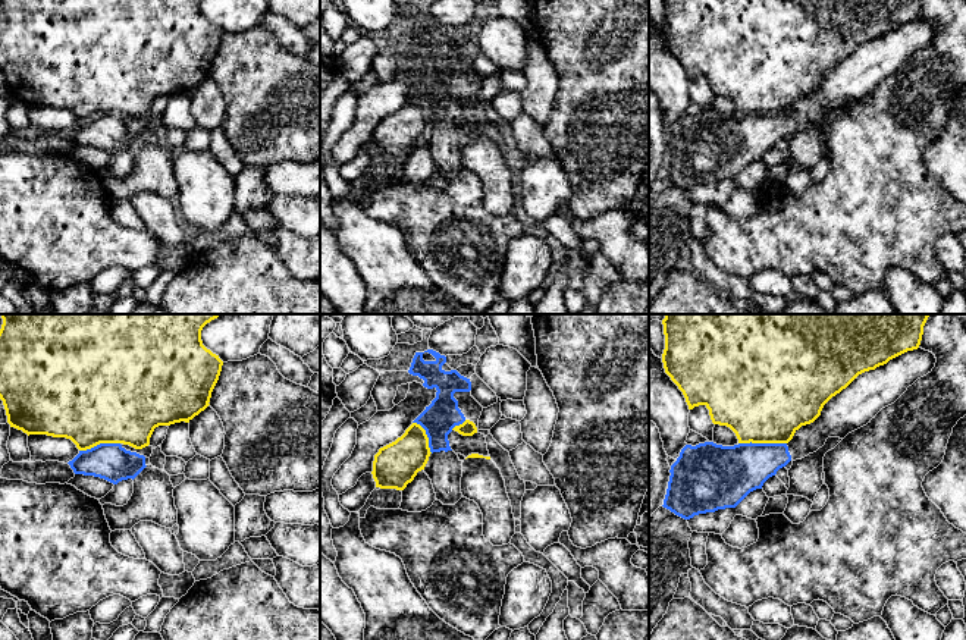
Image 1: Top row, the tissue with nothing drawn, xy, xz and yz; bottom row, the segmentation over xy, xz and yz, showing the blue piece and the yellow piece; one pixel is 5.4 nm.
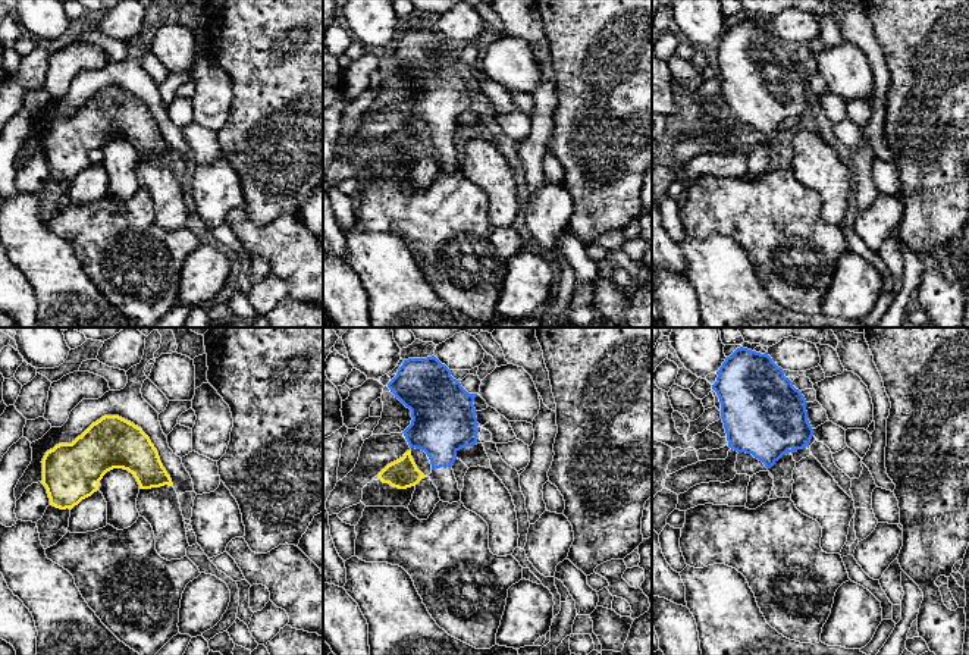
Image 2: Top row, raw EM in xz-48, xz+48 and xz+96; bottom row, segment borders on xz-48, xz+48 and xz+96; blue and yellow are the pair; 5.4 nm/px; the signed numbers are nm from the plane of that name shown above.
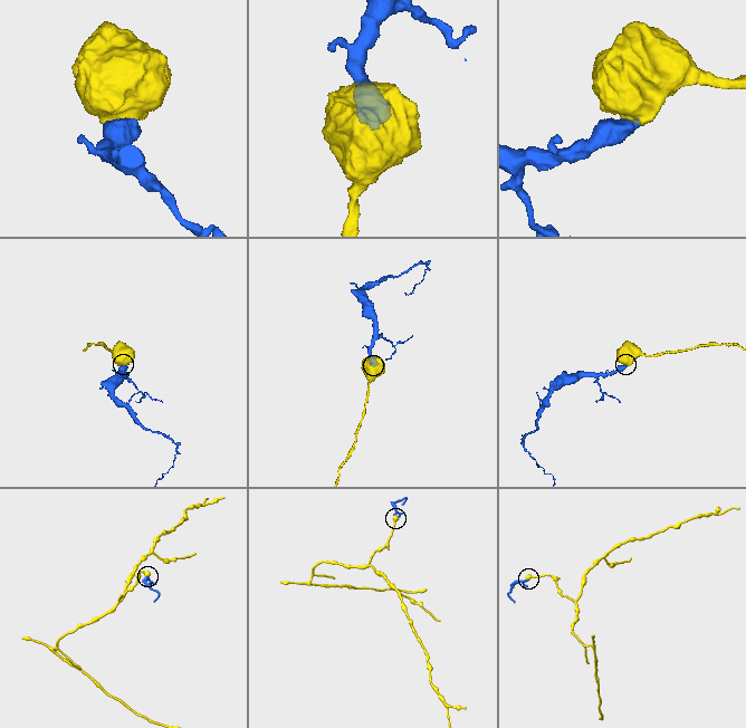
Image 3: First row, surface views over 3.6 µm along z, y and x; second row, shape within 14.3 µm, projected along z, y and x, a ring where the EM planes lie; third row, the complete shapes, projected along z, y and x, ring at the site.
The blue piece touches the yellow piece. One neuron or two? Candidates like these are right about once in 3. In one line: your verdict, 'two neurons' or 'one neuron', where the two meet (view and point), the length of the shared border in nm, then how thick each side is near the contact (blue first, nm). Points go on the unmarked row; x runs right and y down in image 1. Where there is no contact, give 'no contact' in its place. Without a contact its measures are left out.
two neurons | yz (762, 115) | 260 nm | 300/500 nm

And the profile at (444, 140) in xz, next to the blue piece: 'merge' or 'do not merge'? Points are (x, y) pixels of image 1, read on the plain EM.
merge

